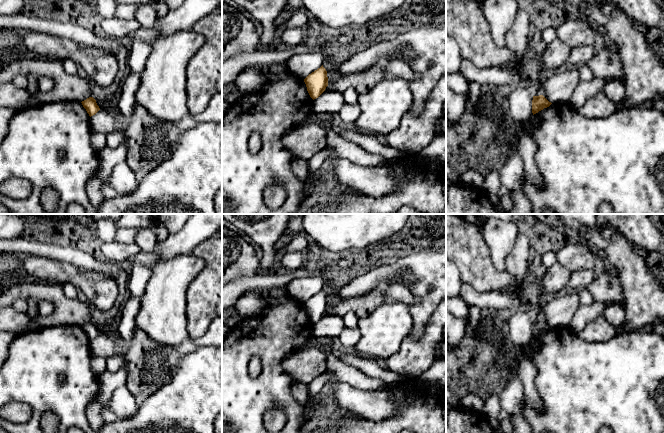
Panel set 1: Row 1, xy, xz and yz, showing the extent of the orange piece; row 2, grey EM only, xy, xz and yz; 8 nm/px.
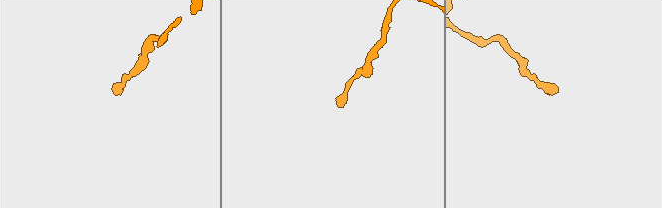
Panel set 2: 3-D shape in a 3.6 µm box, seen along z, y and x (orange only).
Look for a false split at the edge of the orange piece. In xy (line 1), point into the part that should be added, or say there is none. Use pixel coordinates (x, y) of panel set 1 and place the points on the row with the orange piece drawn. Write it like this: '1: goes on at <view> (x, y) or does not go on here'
1: does not go on here

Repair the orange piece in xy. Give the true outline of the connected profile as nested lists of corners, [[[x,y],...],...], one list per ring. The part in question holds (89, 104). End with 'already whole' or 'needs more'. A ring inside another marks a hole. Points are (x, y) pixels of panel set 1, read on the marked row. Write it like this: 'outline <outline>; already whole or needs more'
outline [[[89,97],[81,103],[90,117],[95,115],[100,110],[99,106],[96,103],[96,100],[93,97]]]; already whole

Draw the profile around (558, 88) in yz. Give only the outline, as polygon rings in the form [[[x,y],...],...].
[[[571,67],[567,71],[559,72],[549,77],[538,88],[541,94],[551,103],[569,102],[576,86],[580,81],[578,67]]]

